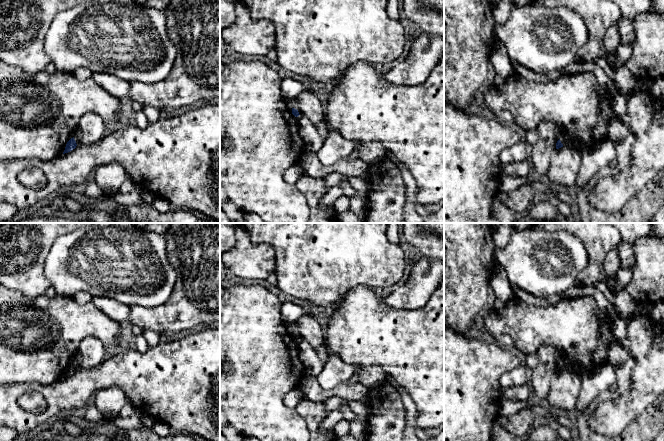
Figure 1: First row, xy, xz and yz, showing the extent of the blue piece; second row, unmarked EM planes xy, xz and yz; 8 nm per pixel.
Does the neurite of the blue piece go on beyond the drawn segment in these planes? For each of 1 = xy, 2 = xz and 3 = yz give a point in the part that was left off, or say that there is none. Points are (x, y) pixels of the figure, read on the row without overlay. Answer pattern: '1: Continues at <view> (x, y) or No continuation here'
1: No continuation here
2: No continuation here
3: No continuation here

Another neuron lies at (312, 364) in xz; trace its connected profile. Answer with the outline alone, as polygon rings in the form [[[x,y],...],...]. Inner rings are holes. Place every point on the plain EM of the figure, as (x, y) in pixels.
[[[302,338],[297,341],[297,345],[305,374],[317,377],[322,371],[324,363],[319,359],[316,350]]]

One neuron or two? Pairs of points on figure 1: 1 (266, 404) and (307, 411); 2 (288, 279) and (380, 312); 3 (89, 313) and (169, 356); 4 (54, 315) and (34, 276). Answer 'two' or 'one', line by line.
1: two
2: one
3: two
4: two

